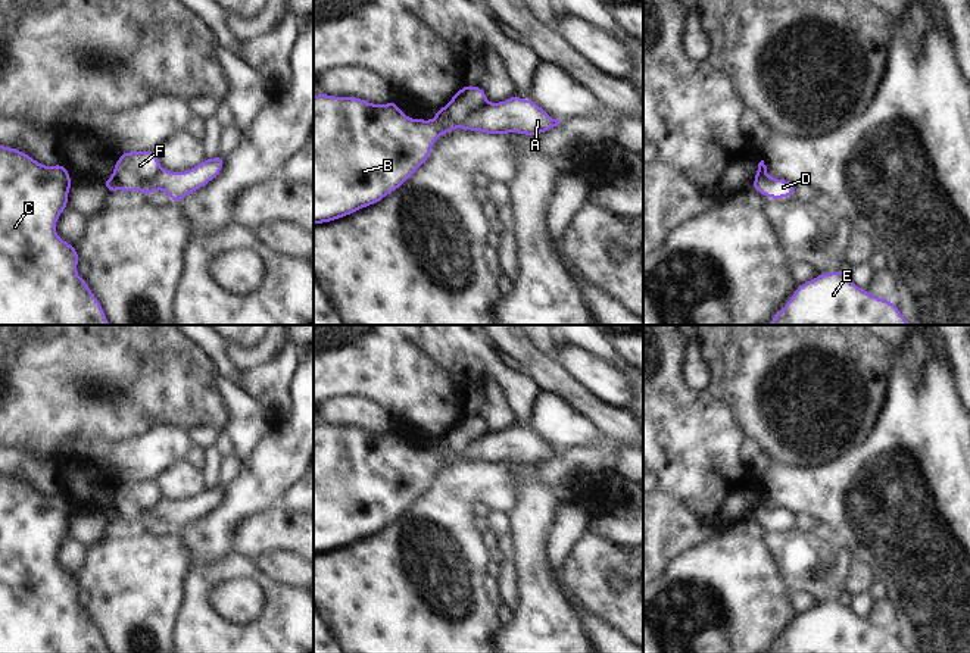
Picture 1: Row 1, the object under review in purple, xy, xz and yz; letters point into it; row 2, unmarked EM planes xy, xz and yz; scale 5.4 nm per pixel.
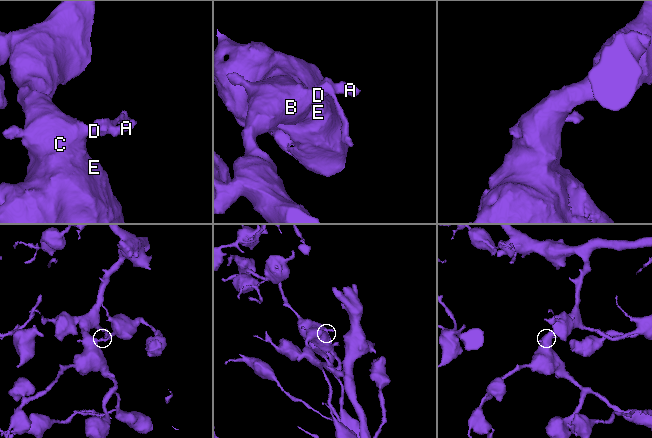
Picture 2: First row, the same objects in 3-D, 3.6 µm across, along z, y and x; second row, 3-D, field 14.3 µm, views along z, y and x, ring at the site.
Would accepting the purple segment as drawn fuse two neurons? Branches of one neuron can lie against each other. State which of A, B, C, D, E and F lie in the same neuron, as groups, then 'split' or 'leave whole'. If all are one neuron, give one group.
A B C D E / F; split

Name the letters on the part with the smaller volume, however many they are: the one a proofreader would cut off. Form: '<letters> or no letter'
F

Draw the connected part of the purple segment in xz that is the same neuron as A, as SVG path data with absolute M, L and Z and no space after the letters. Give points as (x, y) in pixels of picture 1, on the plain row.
M511 425L505 431L489 432L474 443L462 456L483 463L525 463L528 466L551 460L559 454L537 432Z

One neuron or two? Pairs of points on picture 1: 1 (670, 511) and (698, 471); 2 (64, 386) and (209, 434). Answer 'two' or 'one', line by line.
1: two
2: two

